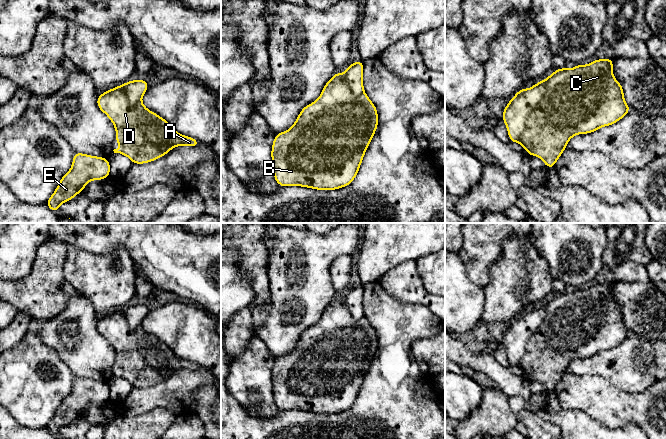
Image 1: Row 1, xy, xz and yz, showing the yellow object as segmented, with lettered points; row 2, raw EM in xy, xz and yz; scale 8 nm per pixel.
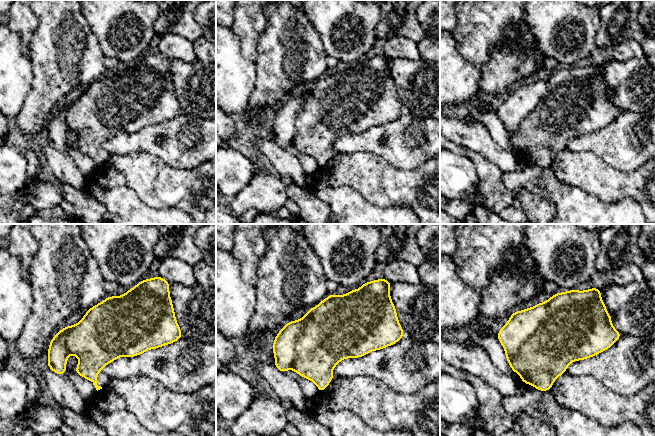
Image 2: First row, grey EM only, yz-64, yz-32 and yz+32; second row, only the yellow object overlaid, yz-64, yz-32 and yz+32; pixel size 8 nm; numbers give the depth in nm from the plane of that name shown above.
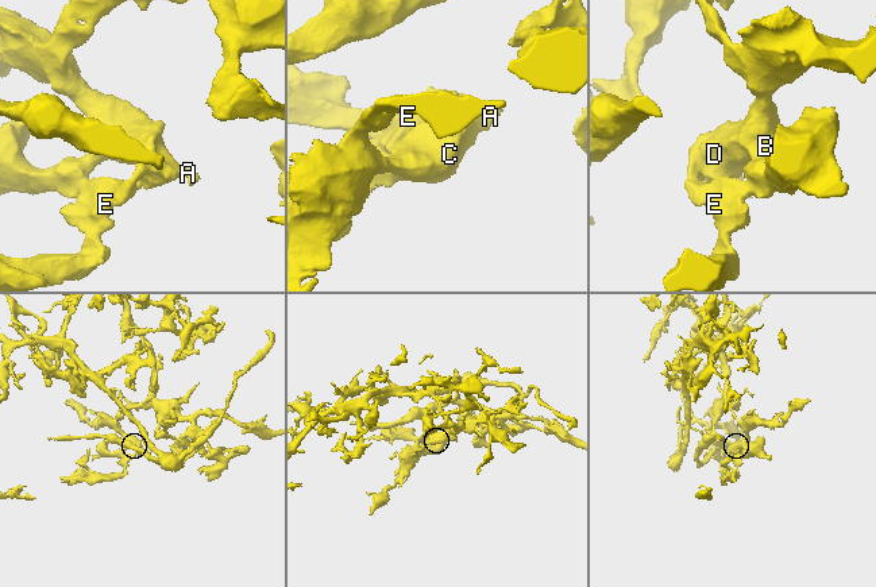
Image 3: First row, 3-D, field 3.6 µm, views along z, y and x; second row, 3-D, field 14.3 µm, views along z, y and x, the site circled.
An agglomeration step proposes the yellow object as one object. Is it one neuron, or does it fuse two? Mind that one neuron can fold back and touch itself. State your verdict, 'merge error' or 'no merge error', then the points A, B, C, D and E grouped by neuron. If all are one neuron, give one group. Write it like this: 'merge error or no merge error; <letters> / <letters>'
no merge error; A B C D E

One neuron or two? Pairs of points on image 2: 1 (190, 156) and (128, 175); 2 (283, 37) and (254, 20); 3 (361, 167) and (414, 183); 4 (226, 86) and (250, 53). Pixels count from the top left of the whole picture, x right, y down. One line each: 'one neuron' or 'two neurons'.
1: two neurons
2: two neurons
3: one neuron
4: two neurons

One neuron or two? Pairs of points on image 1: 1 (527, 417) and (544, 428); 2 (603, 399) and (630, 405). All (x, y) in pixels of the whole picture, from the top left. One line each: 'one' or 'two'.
1: one
2: one

